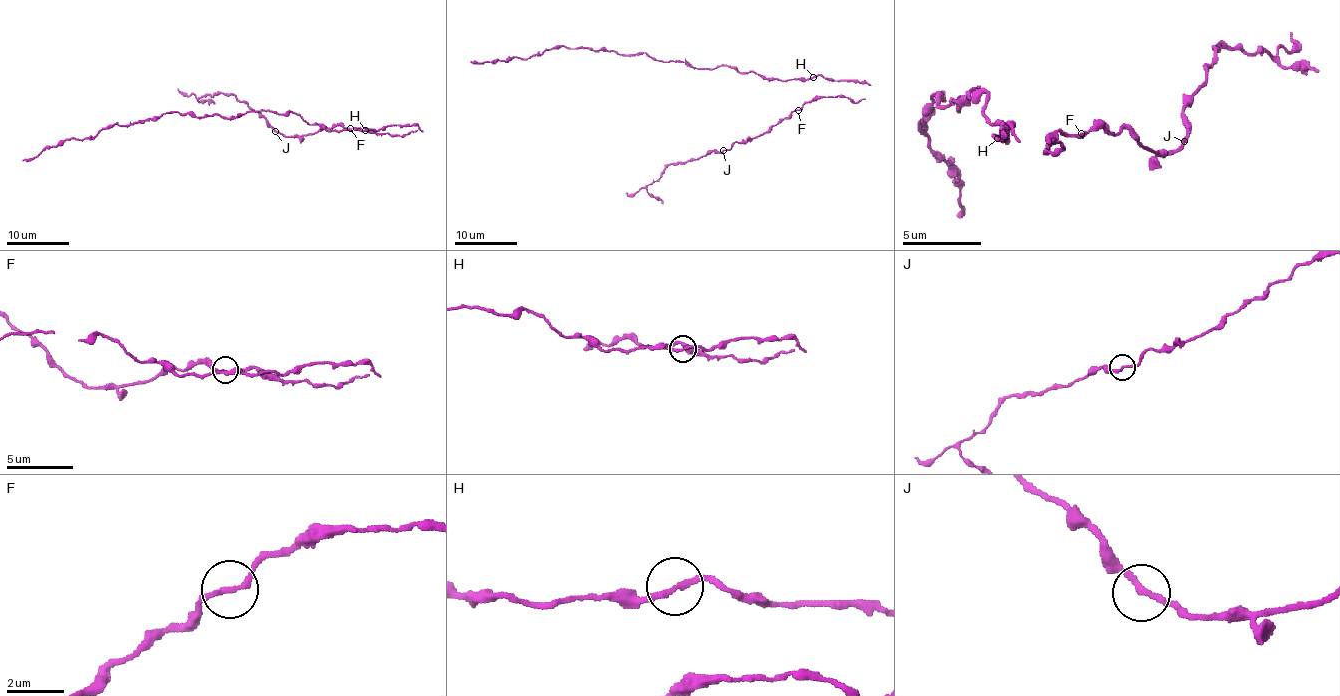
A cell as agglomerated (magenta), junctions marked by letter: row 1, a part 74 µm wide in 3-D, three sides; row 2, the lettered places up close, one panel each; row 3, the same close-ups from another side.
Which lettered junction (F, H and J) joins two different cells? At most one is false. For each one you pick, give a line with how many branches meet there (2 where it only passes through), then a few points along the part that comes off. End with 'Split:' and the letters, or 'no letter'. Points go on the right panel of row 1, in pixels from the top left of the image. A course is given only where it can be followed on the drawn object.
Split: no letter

